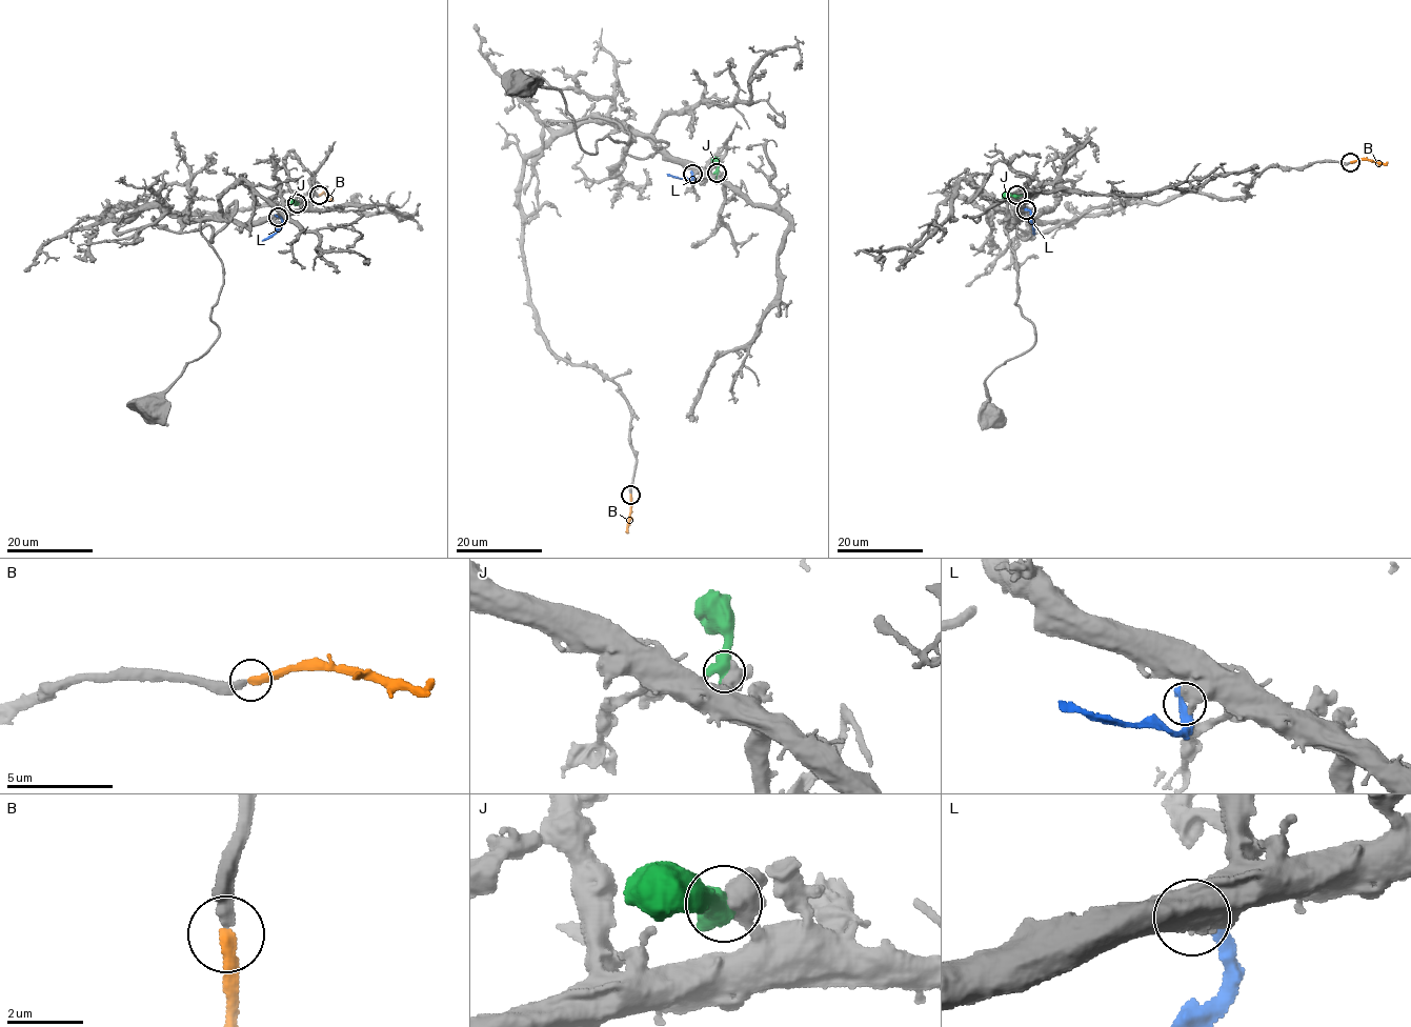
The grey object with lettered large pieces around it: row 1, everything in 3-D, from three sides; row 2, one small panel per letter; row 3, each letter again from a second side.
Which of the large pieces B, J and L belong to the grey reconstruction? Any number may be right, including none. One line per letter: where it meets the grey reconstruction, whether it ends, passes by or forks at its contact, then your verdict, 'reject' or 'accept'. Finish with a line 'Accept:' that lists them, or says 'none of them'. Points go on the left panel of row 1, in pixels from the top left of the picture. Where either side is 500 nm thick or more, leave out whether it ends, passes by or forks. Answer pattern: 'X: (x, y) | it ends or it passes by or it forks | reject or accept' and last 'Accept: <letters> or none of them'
B: (319, 195) | it ends | accept
J: (297, 203) | reject
L: (278, 217) | reject
Accept: B

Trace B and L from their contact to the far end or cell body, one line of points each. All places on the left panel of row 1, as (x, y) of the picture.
B: (319, 195), (327, 194), (334, 200)
L: (278, 217), (282, 225), (262, 241)

